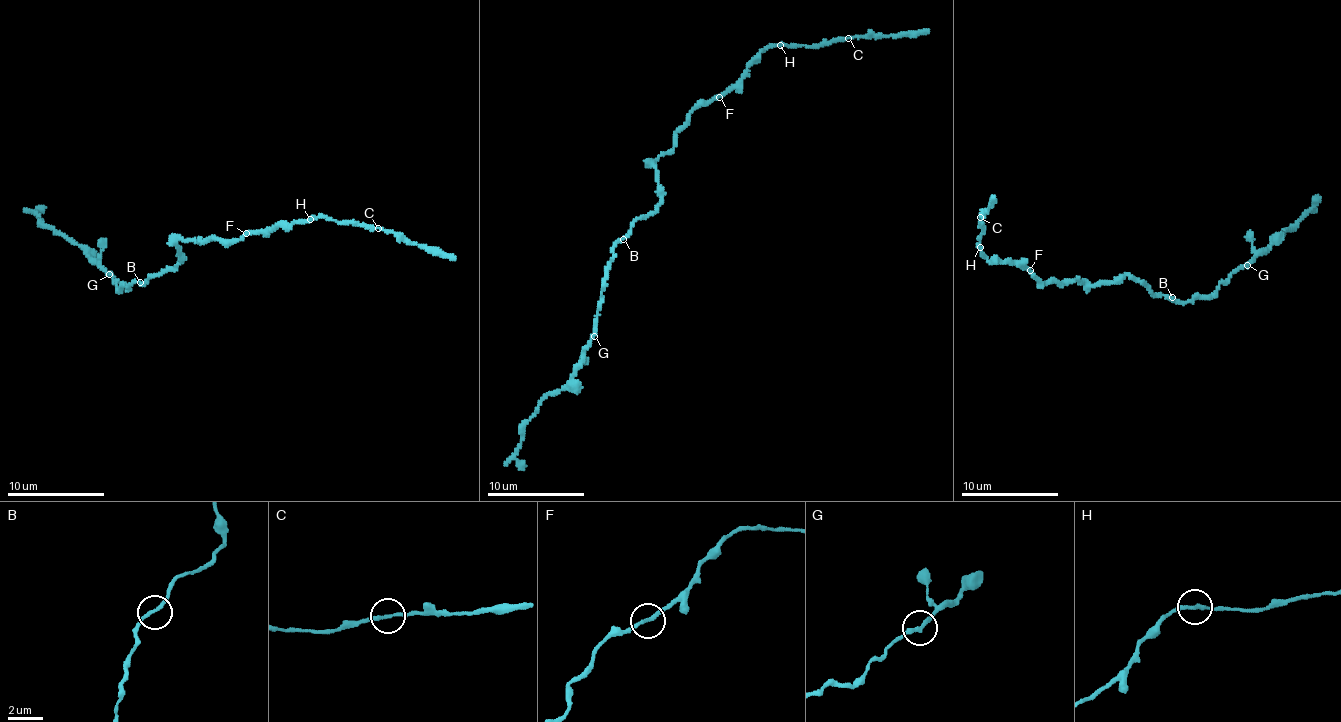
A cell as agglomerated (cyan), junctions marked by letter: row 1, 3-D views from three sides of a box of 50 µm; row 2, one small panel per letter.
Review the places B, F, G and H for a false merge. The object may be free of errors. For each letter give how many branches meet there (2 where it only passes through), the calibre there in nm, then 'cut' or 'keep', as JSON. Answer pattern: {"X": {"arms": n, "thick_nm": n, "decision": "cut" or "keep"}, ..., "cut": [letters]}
{"B": {"arms": 2, "thick_nm": 200, "decision": "keep"}, "F": {"arms": 2, "thick_nm": 200, "decision": "keep"}, "G": {"arms": 2, "thick_nm": 240, "decision": "keep"}, "H": {"arms": 2, "thick_nm": 200, "decision": "keep"}, "cut": []}

